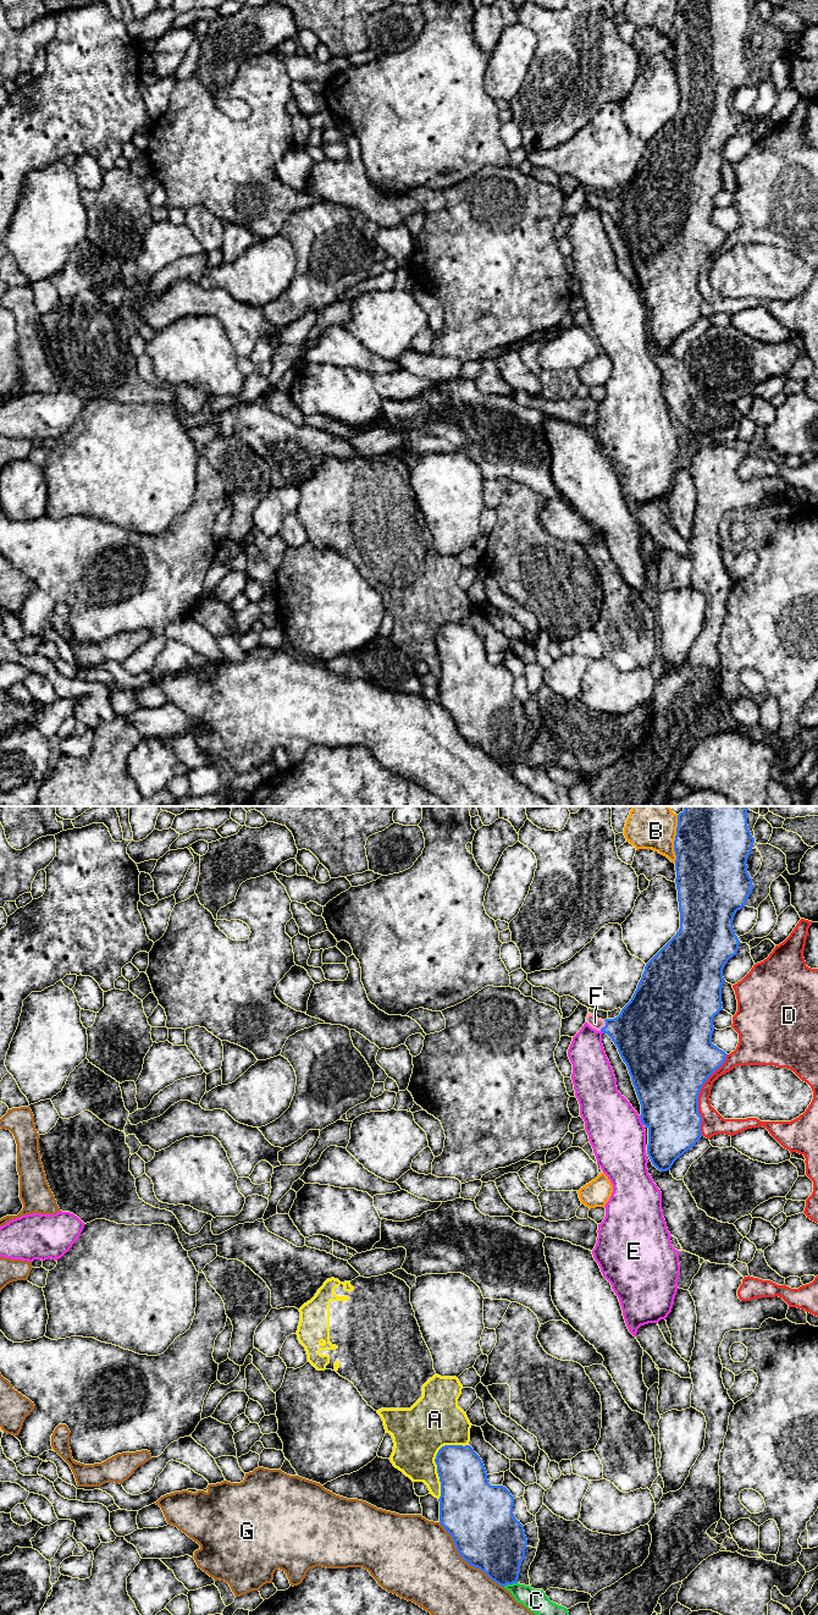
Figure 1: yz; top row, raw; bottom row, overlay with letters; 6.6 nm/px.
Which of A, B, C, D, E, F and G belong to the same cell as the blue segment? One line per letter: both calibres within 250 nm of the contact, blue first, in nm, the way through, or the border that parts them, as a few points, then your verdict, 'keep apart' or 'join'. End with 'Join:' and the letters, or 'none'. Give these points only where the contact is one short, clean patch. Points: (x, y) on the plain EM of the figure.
A: calibres 320 and 340 nm; keep apart
B: calibres 440 and 200 nm; keep apart
C: calibres 360 and 150 nm; keep apart
D: calibres 480 and 150 nm; keep apart
E: calibres 400 and 360 nm; keep apart
F: calibres 400 and 80 nm; way yz (642, 211), (606, 204), (595, 202); join
G: calibres 440 and 460 nm; keep apart
Join: F

